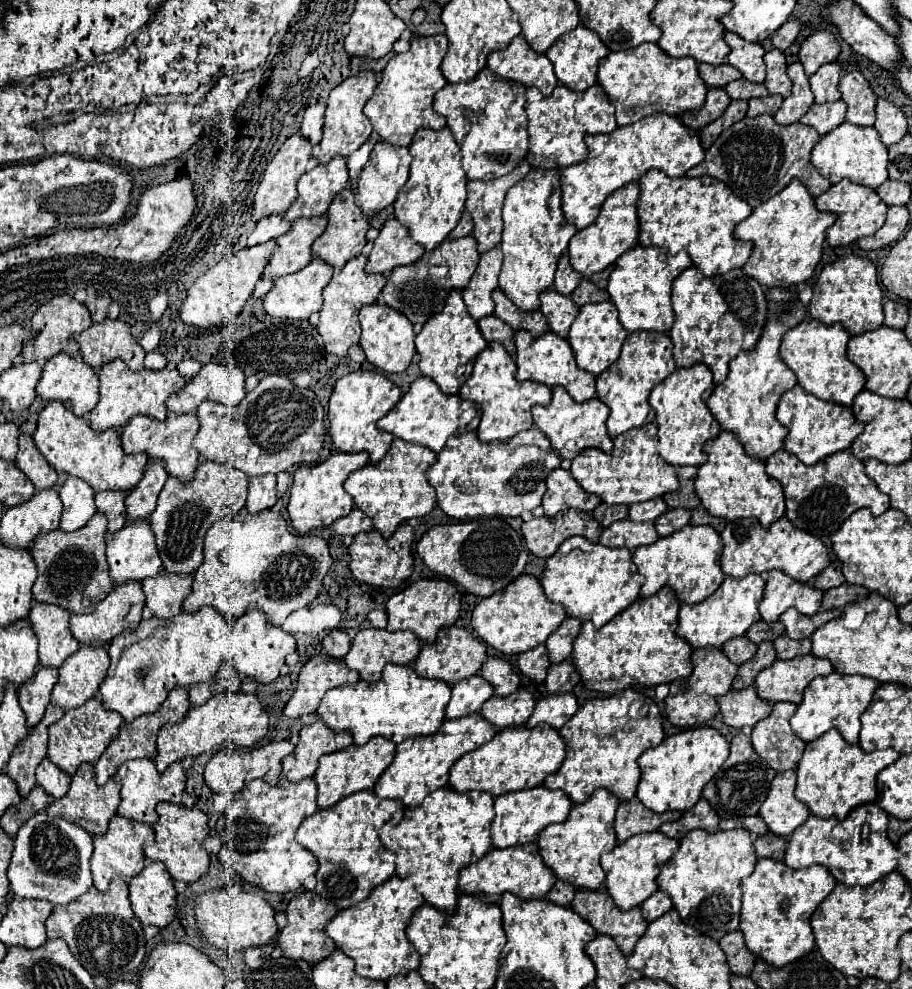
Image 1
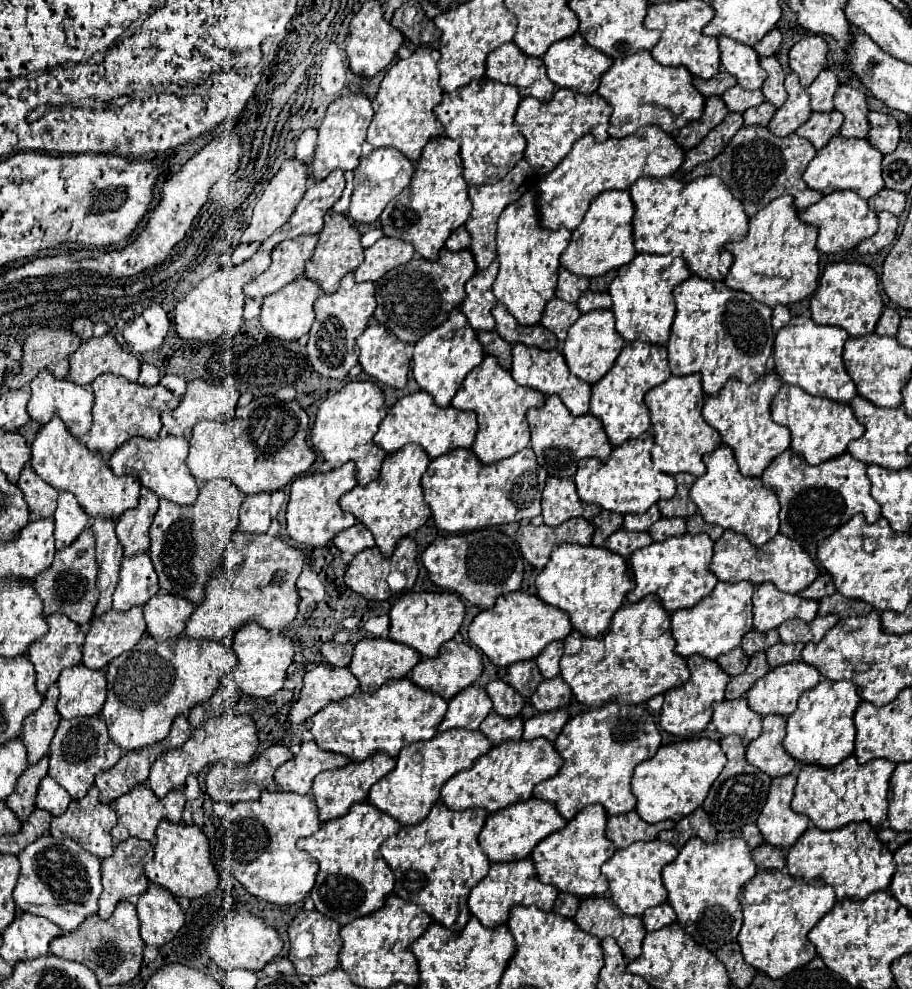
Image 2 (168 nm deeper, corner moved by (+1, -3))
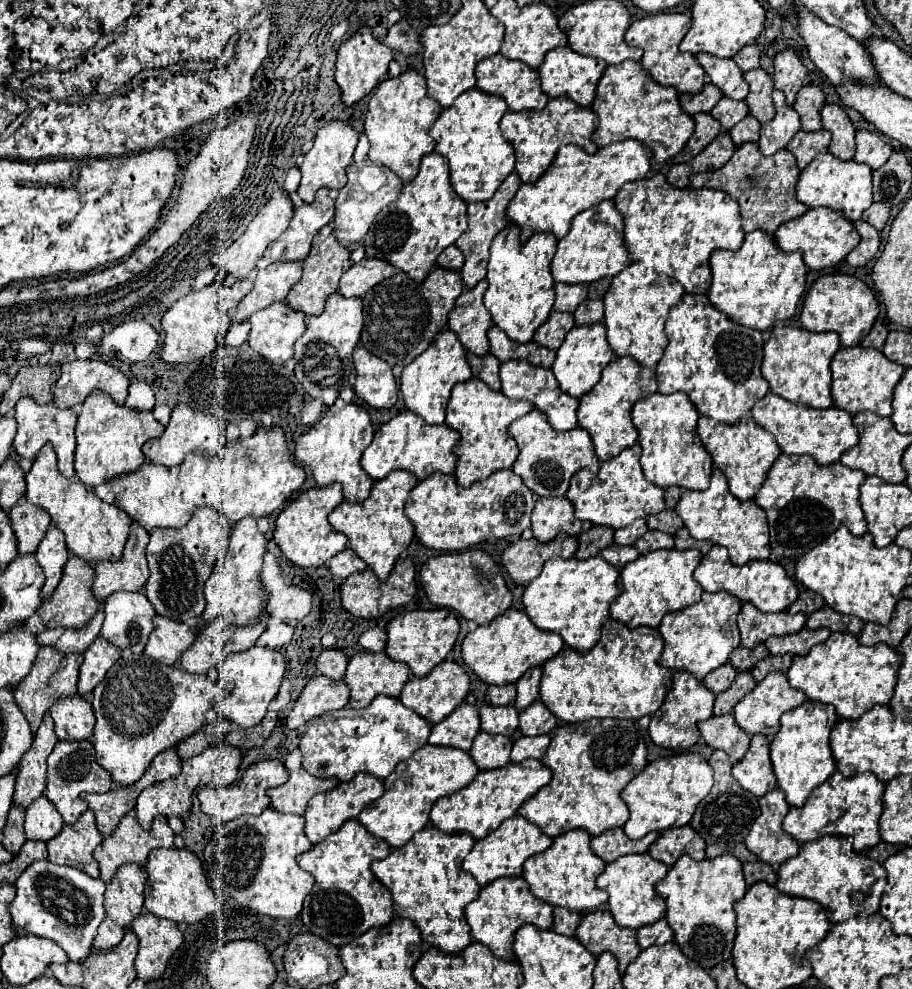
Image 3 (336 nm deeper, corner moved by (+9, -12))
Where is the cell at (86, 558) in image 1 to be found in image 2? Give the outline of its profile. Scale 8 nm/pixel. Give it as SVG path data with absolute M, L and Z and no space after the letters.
M86 529L70 547L58 549L48 571L42 571L42 575L34 579L34 589L44 603L44 615L62 613L80 627L86 627L94 615L94 605L98 601L96 573L98 565L94 559L94 535L92 529Z

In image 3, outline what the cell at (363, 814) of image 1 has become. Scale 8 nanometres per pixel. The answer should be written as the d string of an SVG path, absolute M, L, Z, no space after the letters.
M346 822L338 832L328 836L324 842L316 844L312 850L300 854L296 858L298 866L314 876L314 888L304 900L302 922L310 934L326 940L342 948L350 944L370 928L386 926L394 918L392 896L386 888L376 880L370 870L374 860L382 860L390 854L390 846L370 832L358 822Z

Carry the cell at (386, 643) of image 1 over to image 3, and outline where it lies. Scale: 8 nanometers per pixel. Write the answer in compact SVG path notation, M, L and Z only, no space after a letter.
M358 652L344 676L350 688L350 708L366 708L378 694L398 698L408 680L410 668L404 662L394 662L384 652Z

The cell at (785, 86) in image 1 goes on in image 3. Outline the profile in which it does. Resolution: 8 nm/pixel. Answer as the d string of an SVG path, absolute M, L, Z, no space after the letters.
M756 68L756 70L748 70L744 74L744 80L750 86L750 92L746 96L746 104L750 108L750 114L756 120L760 120L762 124L770 122L774 118L774 104L772 104L774 86L772 86L772 78L762 68Z

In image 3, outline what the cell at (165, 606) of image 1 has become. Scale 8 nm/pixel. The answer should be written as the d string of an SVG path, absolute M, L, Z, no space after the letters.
M156 616L154 626L156 628L150 634L144 652L166 666L174 666L182 652L186 652L186 648L190 648L190 644L196 640L196 634L190 626L164 616Z

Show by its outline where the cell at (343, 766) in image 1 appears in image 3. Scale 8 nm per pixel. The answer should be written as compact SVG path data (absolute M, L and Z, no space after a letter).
M358 774L354 776L354 780L340 784L338 788L318 794L310 800L304 820L306 820L306 836L312 844L322 842L326 836L334 834L346 820L356 820L358 814L362 812L362 808L366 808L368 804L372 804L374 800L378 800L384 794L384 784L382 780L376 780L374 776L368 774Z

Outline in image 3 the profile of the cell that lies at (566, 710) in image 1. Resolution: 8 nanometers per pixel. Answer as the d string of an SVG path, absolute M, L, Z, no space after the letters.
M542 734L542 736L522 736L518 742L514 742L510 760L512 762L522 762L522 760L528 760L528 758L540 760L542 754L546 752L548 744L550 744L550 736L548 734Z

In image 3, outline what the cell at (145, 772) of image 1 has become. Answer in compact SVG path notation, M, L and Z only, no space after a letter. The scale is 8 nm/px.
M124 816L120 826L116 828L116 832L112 836L104 838L104 842L94 850L94 858L96 858L98 866L100 866L100 880L104 884L110 884L110 880L114 878L114 872L118 872L118 868L122 864L132 864L132 862L144 864L152 850L156 850L156 848L172 848L172 846L174 846L174 832L170 830L168 822L162 816L158 816L154 820L150 832L146 832L132 816Z

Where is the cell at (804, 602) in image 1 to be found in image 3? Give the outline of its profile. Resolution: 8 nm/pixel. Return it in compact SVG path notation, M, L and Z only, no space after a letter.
M744 604L738 614L738 630L742 636L742 646L754 648L756 644L762 644L770 636L786 636L796 634L804 628L806 616L804 614L790 614L790 612L778 612L778 614L764 614L754 604Z

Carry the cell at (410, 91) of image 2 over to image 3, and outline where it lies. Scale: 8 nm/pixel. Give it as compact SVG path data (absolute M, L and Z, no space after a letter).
M406 70L398 78L388 78L380 82L380 86L374 90L374 96L368 102L368 114L364 120L364 132L370 140L368 158L374 164L390 168L404 182L410 182L418 174L422 156L434 152L436 144L432 136L428 136L428 132L440 114L442 106L438 106L426 94L426 80L422 74Z

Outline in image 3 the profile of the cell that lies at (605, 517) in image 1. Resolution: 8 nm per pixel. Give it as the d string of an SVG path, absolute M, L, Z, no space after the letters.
M592 526L588 532L582 532L578 536L578 550L576 558L586 560L590 556L598 556L602 548L610 546L614 542L614 530L608 526Z

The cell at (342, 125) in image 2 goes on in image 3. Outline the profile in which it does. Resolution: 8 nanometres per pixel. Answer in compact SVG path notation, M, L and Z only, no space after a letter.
M332 120L324 128L318 130L312 150L308 154L304 154L304 162L300 164L302 180L300 180L298 194L306 204L310 204L314 200L314 194L318 188L334 188L334 190L344 188L346 168L352 164L352 154L354 154L356 144L358 144L358 132L354 128L350 128L346 122Z

